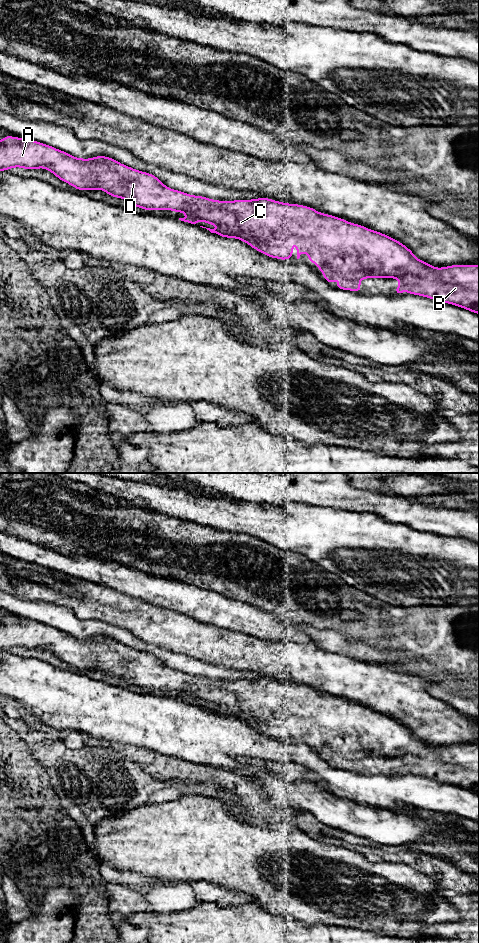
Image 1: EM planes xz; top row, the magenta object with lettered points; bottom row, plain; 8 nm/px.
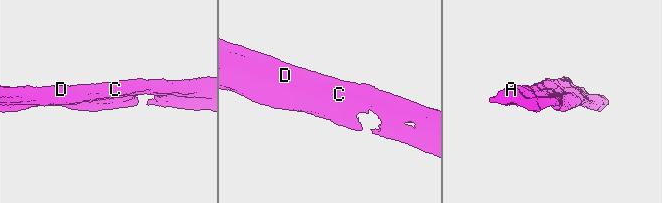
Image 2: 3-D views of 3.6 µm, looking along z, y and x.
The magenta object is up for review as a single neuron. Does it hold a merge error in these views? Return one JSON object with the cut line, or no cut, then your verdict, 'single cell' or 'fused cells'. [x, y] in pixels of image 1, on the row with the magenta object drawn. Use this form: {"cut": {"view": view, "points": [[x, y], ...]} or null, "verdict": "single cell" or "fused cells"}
{"cut": null, "verdict": "single cell"}

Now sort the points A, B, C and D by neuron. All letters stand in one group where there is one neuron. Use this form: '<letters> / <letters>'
A B C D

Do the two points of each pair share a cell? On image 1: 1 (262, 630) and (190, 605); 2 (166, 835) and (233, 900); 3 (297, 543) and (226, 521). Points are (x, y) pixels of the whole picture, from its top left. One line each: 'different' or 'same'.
1: same
2: different
3: same

